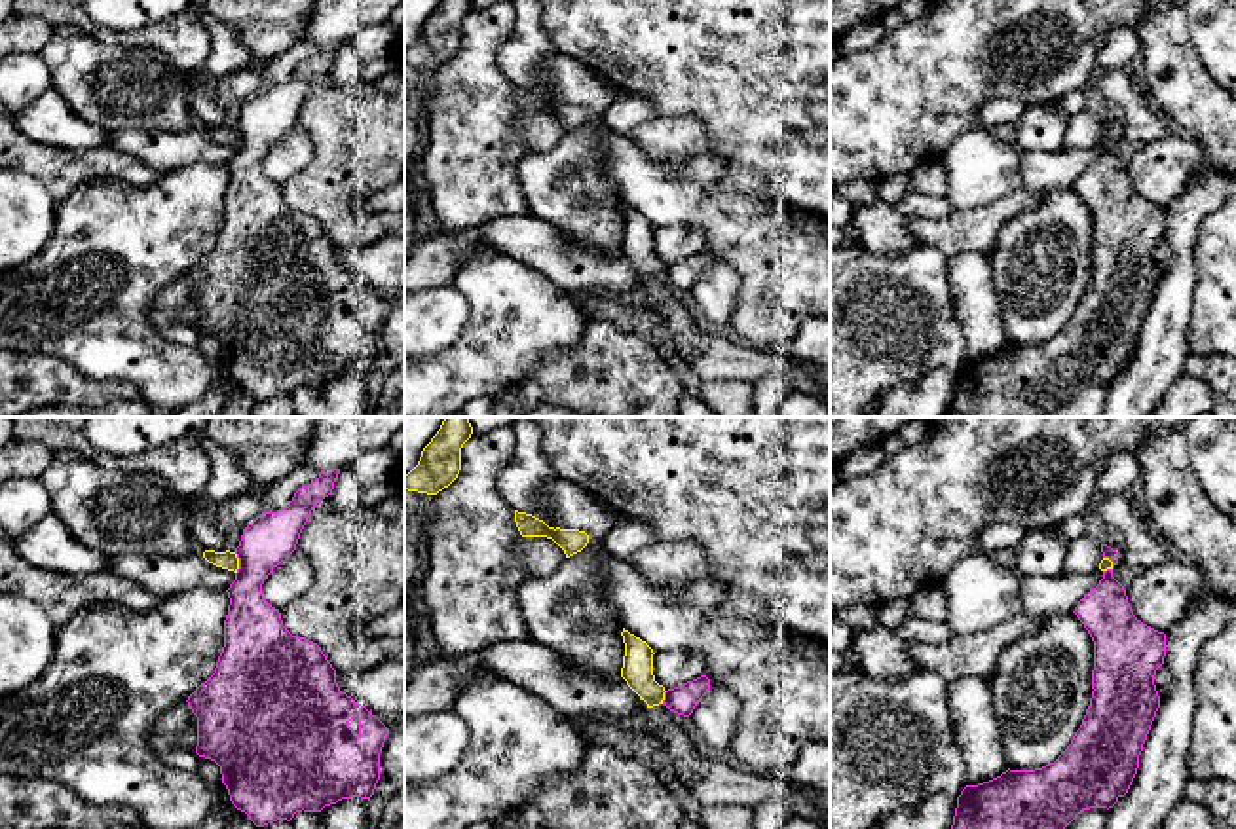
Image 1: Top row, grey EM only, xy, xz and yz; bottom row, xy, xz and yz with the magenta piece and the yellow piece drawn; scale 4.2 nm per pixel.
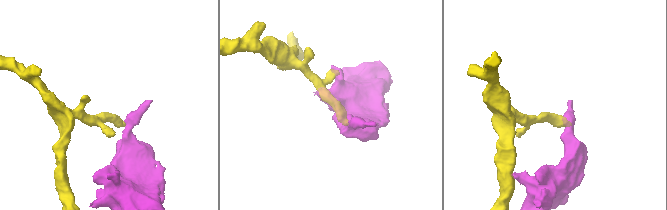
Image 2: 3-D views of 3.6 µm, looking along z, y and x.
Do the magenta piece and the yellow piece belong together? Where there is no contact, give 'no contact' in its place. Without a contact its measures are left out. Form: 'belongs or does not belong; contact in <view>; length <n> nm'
does not belong; contact in xy; length 100 nm

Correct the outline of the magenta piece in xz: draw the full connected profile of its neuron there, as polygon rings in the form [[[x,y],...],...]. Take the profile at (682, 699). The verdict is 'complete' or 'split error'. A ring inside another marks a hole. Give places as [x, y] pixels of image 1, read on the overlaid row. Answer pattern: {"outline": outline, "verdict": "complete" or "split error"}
{"outline": [[[701,675],[693,681],[668,689],[665,692],[663,704],[670,711],[689,717],[699,700],[708,692],[708,689],[710,689],[710,679],[706,675]]], "verdict": "complete"}

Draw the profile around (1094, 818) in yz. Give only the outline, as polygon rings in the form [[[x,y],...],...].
[[[1107,808],[1082,810],[1065,829],[1105,829]]]

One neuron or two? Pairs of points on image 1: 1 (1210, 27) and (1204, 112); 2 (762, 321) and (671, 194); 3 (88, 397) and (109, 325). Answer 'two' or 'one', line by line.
1: two
2: one
3: two

